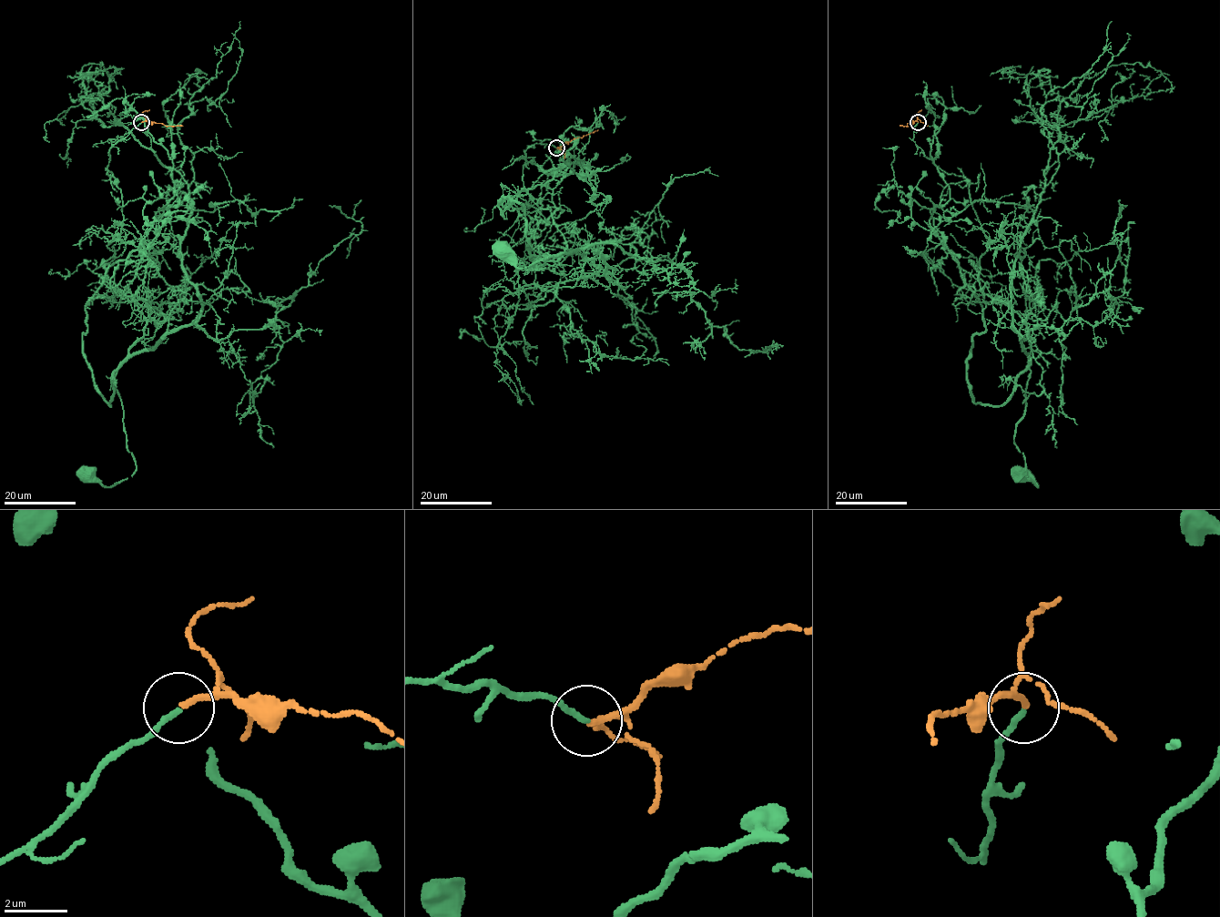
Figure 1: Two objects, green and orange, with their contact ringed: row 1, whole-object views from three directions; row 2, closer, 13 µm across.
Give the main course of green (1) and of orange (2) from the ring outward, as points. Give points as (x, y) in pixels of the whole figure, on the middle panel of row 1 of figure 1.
1: (556, 147), (531, 145), (523, 181), (539, 222), (564, 210), (564, 252), (503, 250)
2: (556, 147), (598, 130)

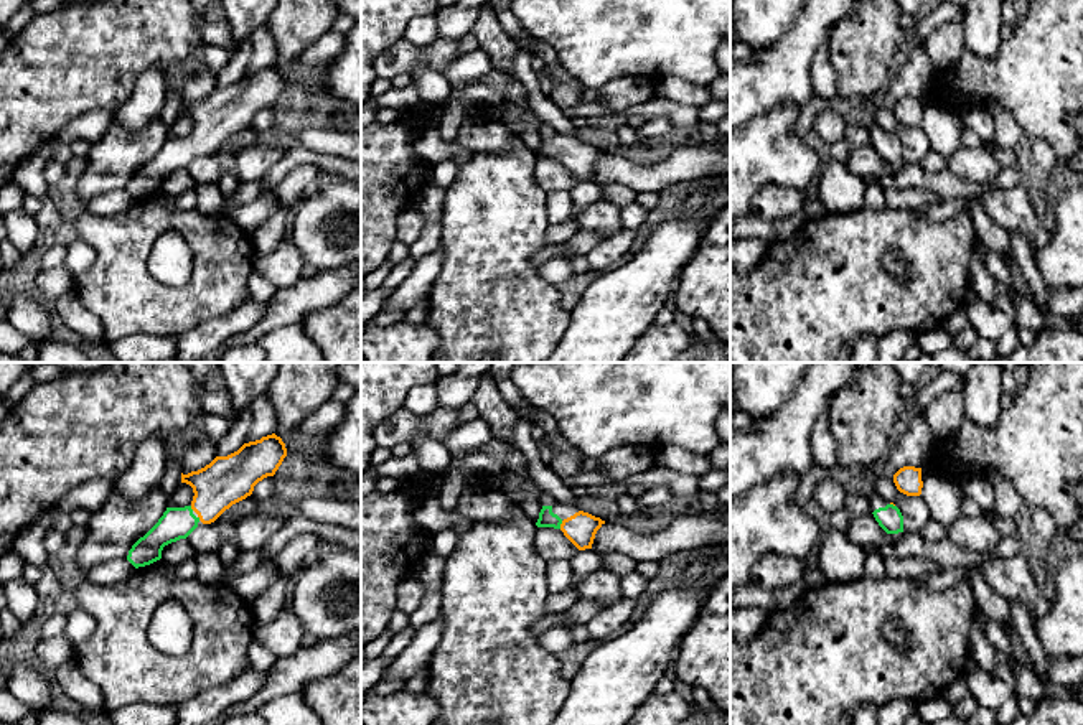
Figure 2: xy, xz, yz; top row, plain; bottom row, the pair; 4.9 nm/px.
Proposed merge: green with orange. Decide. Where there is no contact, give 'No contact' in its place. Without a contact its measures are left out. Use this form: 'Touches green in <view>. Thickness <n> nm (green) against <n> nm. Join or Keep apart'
Touches green in xz. Thickness 80 nm (green) against 150 nm. Join

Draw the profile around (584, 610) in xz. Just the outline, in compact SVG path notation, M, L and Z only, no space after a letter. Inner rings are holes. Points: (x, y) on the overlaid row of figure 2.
M580 598L569 611L564 628L572 629L575 624L587 624L603 606L597 601Z

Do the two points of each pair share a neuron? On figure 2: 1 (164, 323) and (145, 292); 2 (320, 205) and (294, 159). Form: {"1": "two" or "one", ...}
{"1": "one", "2": "two"}

